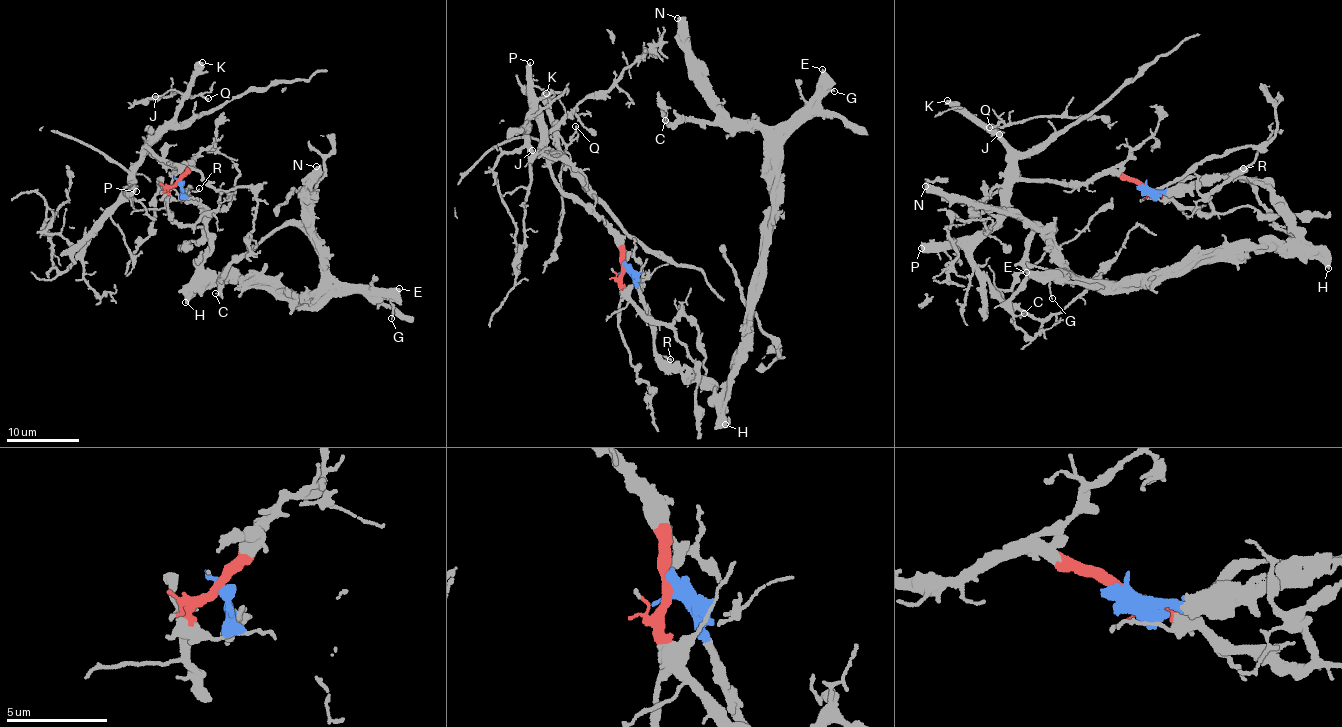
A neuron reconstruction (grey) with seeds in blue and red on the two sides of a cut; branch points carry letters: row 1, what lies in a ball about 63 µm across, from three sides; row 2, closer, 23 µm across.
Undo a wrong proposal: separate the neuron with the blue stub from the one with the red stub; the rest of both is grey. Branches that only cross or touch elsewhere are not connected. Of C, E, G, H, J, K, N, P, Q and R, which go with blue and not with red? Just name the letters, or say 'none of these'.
C, E, G, H, N, R

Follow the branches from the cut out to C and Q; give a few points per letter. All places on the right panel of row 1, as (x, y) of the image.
C: (1142, 186), (1258, 180), (1296, 237), (1154, 268), (1136, 283), (1078, 278), (1039, 227), (1011, 302), (1024, 314)
Q: (1142, 186), (1112, 174), (1065, 185), (1022, 178), (995, 129), (1004, 124), (999, 121), (990, 127)

